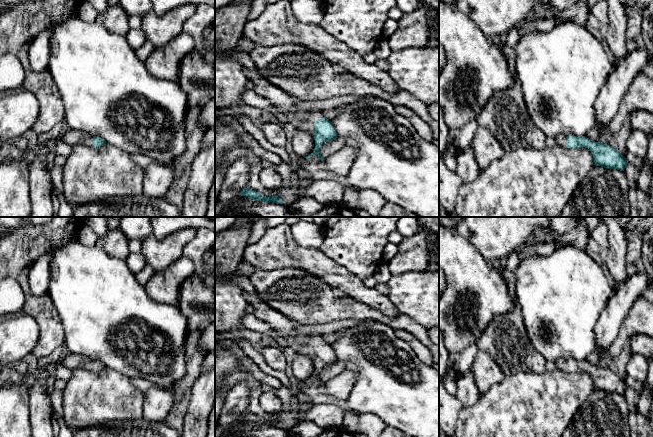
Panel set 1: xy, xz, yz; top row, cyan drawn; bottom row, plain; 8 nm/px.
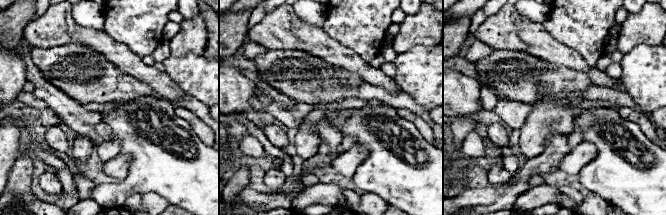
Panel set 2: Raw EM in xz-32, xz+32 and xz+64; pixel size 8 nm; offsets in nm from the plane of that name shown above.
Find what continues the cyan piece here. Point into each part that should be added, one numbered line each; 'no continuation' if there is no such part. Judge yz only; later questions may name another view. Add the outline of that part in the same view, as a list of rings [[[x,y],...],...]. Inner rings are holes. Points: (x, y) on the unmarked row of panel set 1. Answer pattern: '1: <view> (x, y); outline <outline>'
1: yz (561, 363); outline [[[560,358],[560,359],[556,360],[555,363],[556,363],[556,367],[558,369],[567,371],[567,360],[566,359]]]

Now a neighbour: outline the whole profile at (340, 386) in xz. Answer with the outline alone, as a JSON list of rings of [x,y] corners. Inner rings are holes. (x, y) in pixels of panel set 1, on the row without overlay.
[[[344,370],[337,376],[325,382],[326,393],[335,398],[346,400],[350,395],[356,379],[355,373]]]

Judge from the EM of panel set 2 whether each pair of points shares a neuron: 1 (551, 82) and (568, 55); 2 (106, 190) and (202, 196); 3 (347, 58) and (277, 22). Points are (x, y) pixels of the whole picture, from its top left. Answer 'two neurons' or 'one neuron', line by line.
1: two neurons
2: one neuron
3: one neuron

